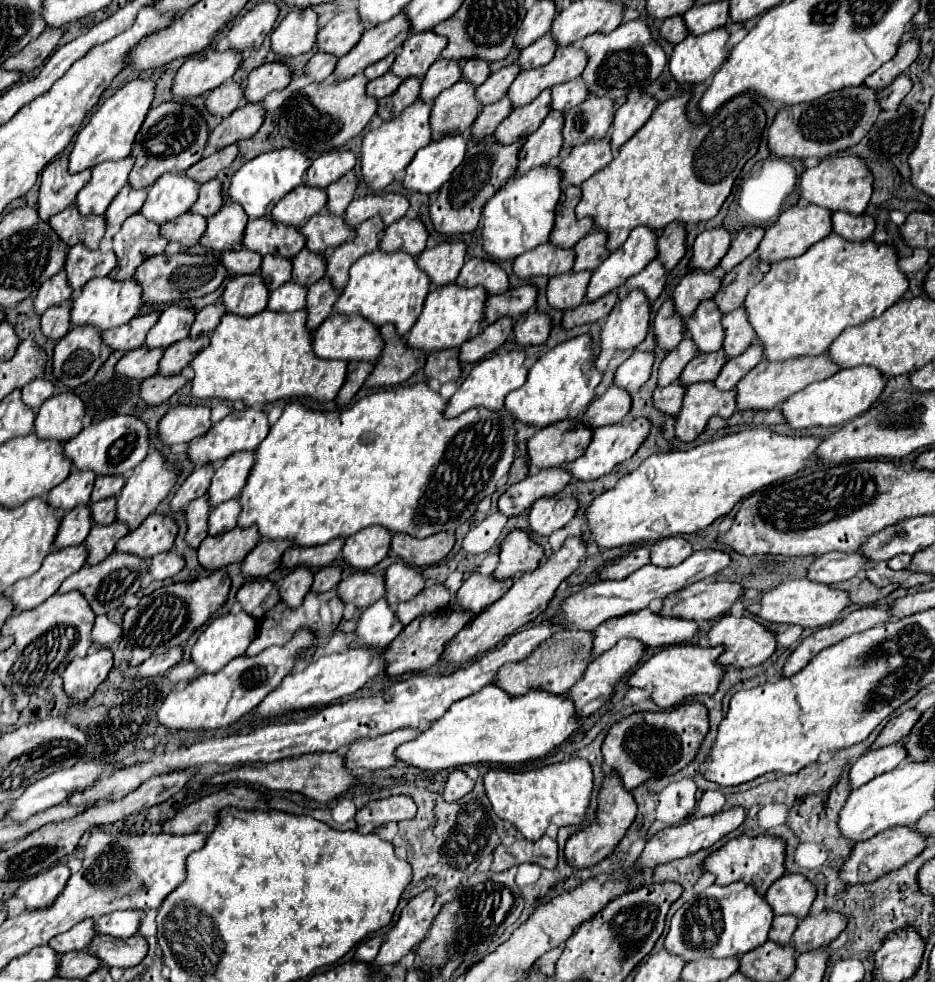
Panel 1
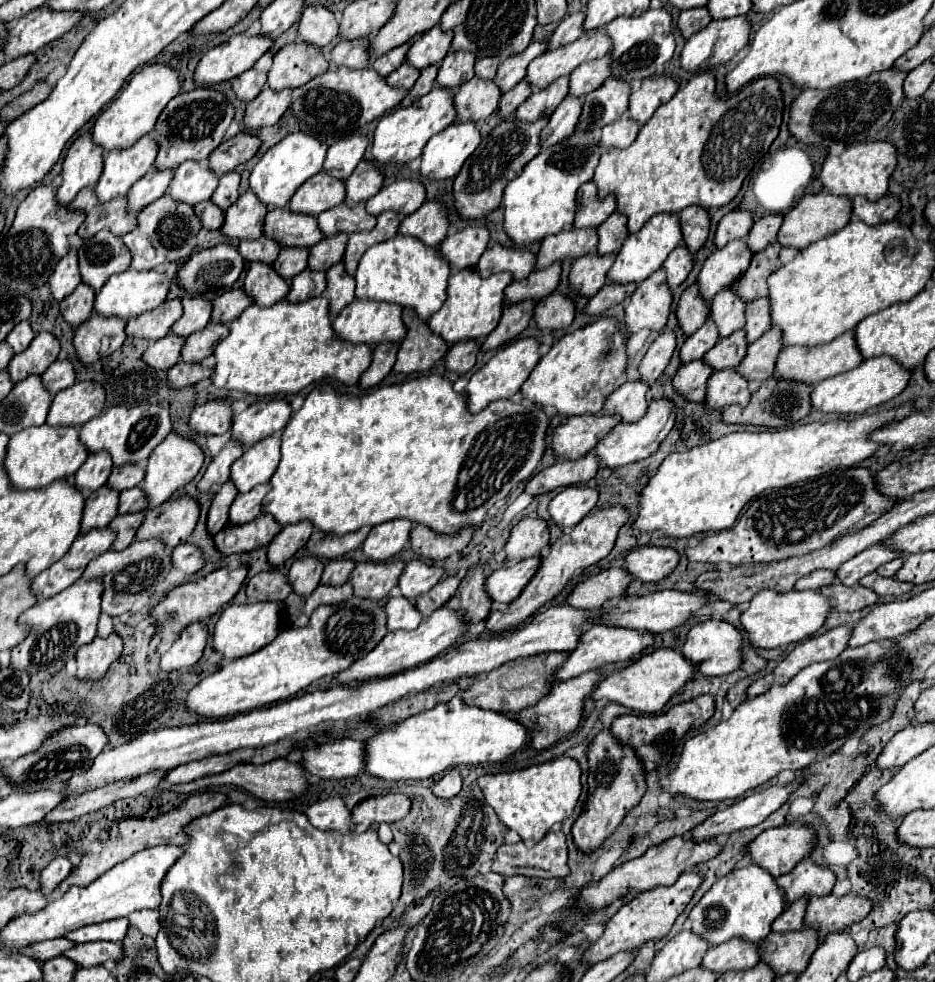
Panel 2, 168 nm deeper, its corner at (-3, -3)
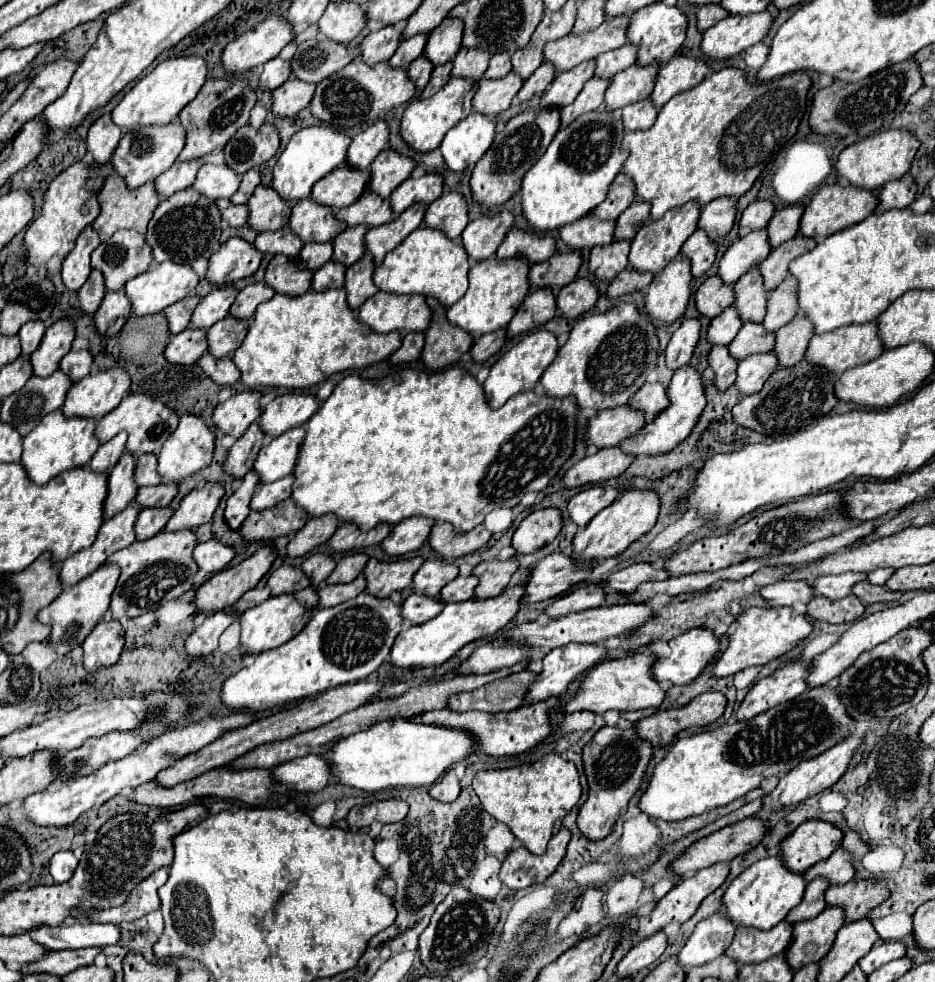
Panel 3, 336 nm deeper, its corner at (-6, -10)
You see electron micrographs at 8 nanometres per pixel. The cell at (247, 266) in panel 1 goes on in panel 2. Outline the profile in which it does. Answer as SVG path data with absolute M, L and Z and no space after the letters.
M259 237L255 241L241 241L239 247L237 247L239 255L247 261L247 263L253 263L253 261L259 261L259 263L273 263L277 259L277 253L279 253L279 245L273 243L271 239L267 237Z

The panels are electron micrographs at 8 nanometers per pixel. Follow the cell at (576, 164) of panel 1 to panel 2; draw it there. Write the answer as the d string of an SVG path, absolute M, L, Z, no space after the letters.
M623 115L615 123L603 127L603 137L599 143L603 149L627 149L635 141L637 133L639 133L639 125L627 119L627 115Z

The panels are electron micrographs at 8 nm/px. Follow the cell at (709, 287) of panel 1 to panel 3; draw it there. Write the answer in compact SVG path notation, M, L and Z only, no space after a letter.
M766 228L754 230L748 236L736 240L726 250L718 266L718 276L726 284L734 284L754 264L762 264L768 258L768 254L770 254L770 244L768 244Z

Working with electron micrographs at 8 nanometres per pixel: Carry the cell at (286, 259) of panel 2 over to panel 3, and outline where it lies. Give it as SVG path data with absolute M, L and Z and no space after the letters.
M322 242L322 244L306 244L300 252L300 262L308 268L308 270L318 270L320 266L324 266L330 258L332 258L334 246L332 242Z

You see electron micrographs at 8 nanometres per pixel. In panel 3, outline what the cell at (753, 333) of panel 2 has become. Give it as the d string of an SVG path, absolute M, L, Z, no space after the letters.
M788 276L778 288L770 292L768 314L762 322L768 332L776 332L798 314L798 294L794 294L794 290L798 290L798 282Z

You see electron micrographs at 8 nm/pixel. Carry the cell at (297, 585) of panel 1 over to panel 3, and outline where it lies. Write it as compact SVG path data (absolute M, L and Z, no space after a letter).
M316 552L316 554L310 554L304 560L302 570L304 570L306 576L312 578L312 586L318 586L318 584L322 584L330 576L334 566L336 566L336 562L334 562L334 558L330 554Z

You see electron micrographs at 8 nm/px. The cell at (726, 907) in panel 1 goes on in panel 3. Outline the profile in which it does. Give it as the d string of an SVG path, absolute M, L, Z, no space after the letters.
M770 856L764 860L754 862L750 868L746 868L726 890L724 894L724 906L726 916L736 926L754 926L758 930L770 930L778 922L786 918L786 914L800 904L804 890L806 890L806 878L802 874L796 874L788 870L782 856Z

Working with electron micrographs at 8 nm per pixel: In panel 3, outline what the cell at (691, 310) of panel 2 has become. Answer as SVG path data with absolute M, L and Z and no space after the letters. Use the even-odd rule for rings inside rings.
M710 276L696 292L696 308L708 318L716 318L734 302L734 284L724 284L720 276ZM730 298L730 300L728 300Z

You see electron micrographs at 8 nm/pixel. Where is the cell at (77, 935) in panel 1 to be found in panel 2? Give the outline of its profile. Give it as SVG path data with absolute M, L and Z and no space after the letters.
M59 937L59 939L51 939L51 941L43 941L43 943L33 943L23 953L25 955L31 955L33 959L37 959L37 961L43 963L47 959L53 959L53 957L63 955L63 951L67 951L71 947L75 947L75 943L71 943L65 937Z

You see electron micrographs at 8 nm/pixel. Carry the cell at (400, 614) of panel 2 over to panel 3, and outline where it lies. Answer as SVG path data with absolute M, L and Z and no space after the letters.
M410 594L404 604L402 604L402 614L404 620L412 626L428 622L430 618L438 616L442 612L442 606L446 606L444 602L440 602L440 598L430 598L430 596L422 596L422 594Z

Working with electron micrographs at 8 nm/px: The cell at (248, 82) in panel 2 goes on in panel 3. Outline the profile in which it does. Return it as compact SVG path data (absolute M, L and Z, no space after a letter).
M280 56L268 60L264 64L264 72L260 76L260 86L268 88L268 90L276 90L278 86L282 86L288 78L292 76L292 68L290 68L290 60L282 60Z

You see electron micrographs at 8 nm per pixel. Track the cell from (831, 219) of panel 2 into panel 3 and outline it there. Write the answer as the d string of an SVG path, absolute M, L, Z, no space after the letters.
M830 184L822 186L810 200L810 204L804 210L804 216L800 220L800 234L806 238L826 238L828 234L834 234L842 228L848 228L852 224L862 222L868 218L878 206L878 196L874 190L858 190L856 186L840 186L840 184Z

